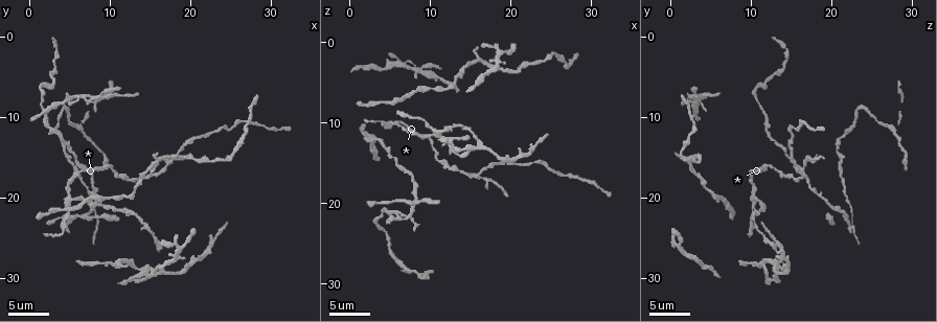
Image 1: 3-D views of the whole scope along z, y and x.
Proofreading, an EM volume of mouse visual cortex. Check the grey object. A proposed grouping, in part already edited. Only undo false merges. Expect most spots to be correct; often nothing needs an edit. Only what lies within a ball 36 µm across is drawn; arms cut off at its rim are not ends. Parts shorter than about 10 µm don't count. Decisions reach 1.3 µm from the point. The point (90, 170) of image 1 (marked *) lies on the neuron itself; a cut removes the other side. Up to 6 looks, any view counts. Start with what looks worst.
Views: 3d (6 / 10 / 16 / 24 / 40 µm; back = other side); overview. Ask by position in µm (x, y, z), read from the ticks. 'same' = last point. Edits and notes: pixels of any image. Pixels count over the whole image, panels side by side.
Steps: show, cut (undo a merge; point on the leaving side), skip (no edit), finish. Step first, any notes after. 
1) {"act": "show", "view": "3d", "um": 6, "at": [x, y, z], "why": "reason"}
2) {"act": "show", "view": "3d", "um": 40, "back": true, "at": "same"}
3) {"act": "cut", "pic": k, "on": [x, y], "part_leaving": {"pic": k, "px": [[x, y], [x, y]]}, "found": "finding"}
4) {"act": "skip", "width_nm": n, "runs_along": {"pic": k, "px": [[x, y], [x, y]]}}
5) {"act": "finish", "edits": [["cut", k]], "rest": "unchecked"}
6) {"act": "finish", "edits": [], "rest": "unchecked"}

{"act": "show", "view": "3d", "um": 16, "at": [5.0, 20.4, 10.0], "why": "thin arm on a thick one"}

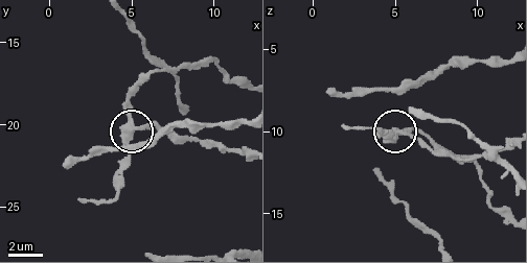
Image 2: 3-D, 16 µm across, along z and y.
{"act": "show", "view": "3d", "um": 16, "back": true, "at": [5.2, 20.1, 10.0]}

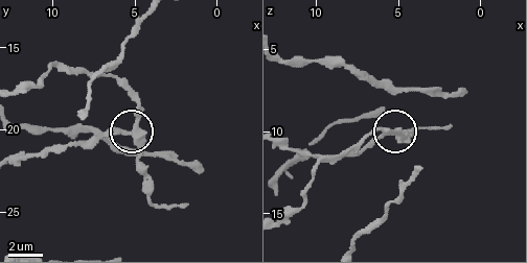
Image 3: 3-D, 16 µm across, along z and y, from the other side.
{"act": "skip", "arms": 5, "found": "all the same neuron"}

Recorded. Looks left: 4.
{"act": "show", "view": "3d", "um": 16, "at": [10.8, 17.2, 14.4]}

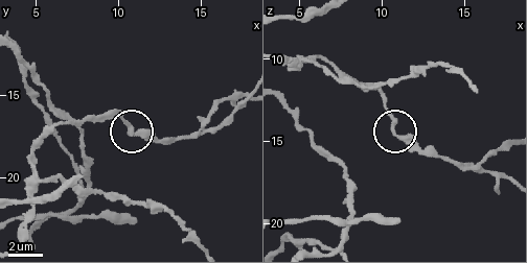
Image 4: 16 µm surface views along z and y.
{"act": "show", "view": "3d", "um": 16, "back": true, "at": [10.8, 17.3, 14.4]}

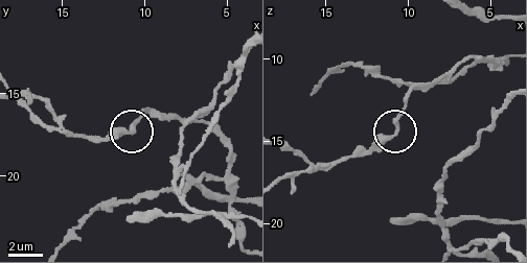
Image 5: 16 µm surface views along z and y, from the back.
{"act": "skip", "runs_along": {"pic": 5, "px": [[447, 71], [414, 88], [393, 129], [376, 139], [361, 153]]}, "found": "continuous, no second neuron"}

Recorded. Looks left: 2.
{"act": "show", "view": "3d", "um": 6, "at": [5.6, 15.0, 15.0], "why": "a narrow waist"}

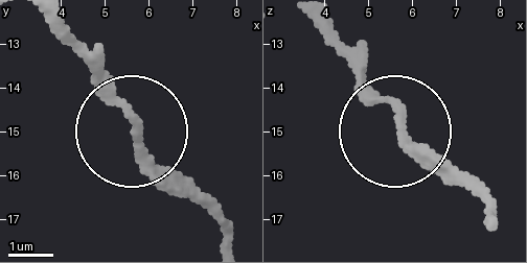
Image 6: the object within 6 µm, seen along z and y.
{"act": "skip", "found": "continuous, no second neuron"}

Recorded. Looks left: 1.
{"act": "finish", "edits": [], "rest": "unchecked"}

